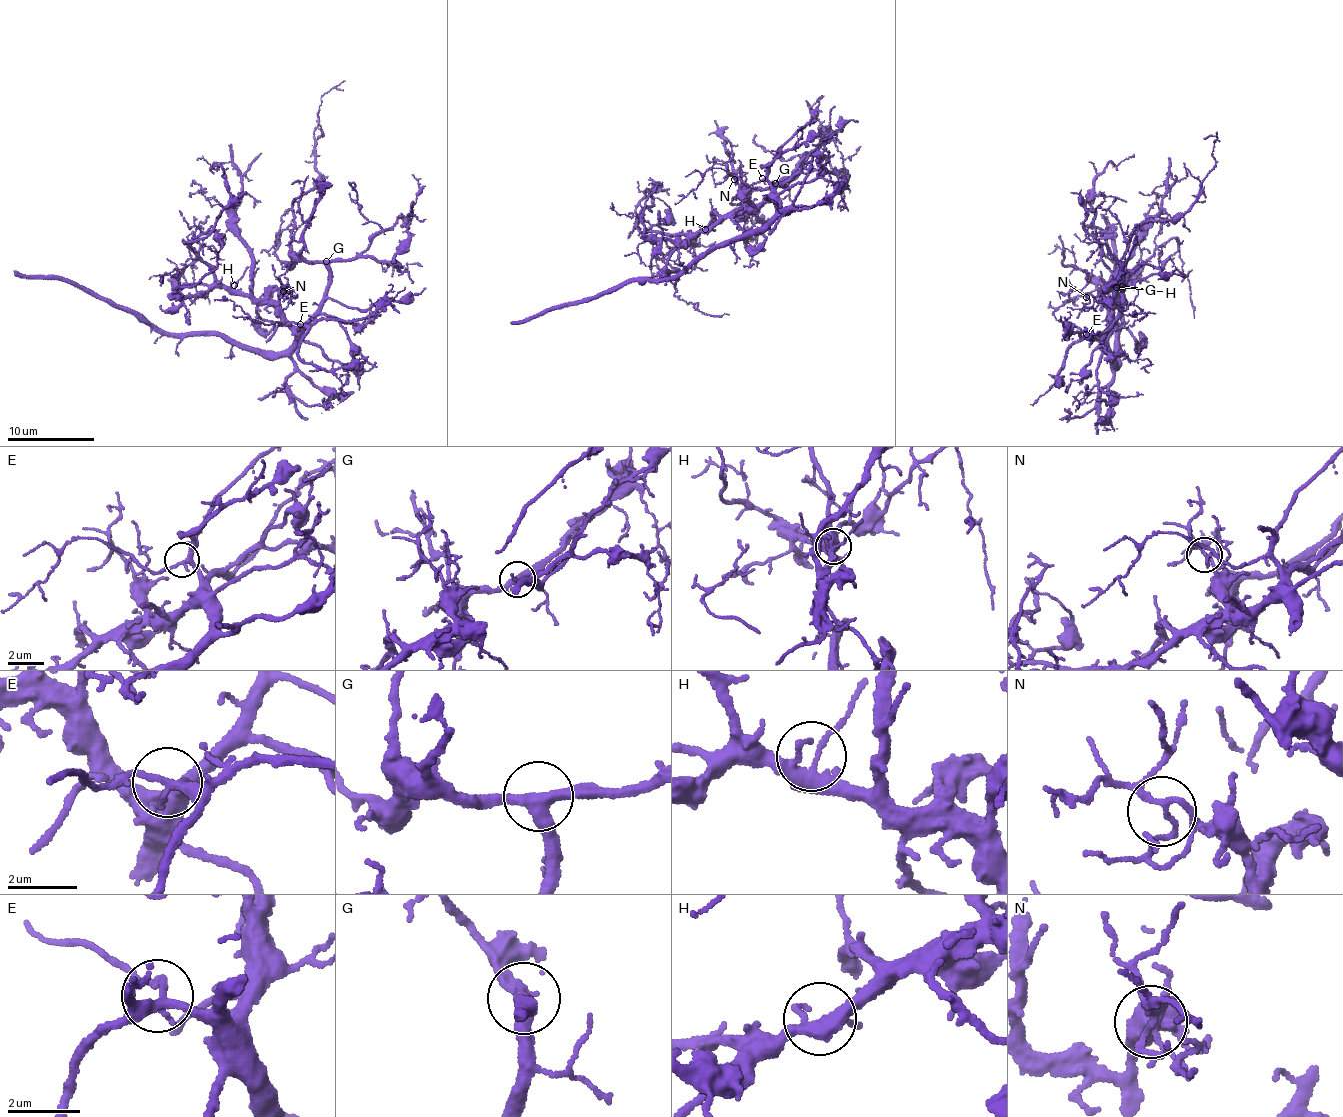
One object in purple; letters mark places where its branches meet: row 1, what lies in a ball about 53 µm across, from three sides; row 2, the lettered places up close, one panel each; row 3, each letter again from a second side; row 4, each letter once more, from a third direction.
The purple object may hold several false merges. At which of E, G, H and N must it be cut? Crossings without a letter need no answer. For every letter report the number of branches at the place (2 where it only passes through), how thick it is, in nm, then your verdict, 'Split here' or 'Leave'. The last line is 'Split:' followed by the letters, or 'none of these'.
E: Branches: 3. Thickness 240 nm. Leave
G: Branches: 3. Thickness 360 nm. Leave
H: Branches: 4. Thickness 280 nm. Leave
N: Branches: 4. Thickness 130 nm. Leave
Split: none of these

